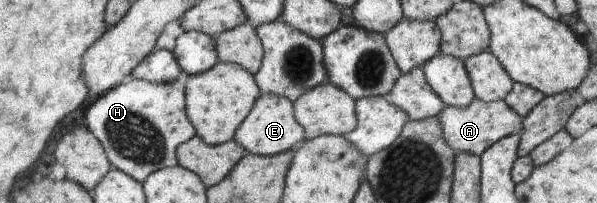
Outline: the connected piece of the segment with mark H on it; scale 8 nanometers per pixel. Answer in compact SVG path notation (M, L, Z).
M182 71L174 82L151 83L147 80L134 79L130 82L122 81L116 88L105 92L96 99L86 112L86 124L102 145L112 168L125 172L140 184L158 169L175 167L178 165L176 149L180 144L196 135L196 129L186 114L186 86L189 74Z

